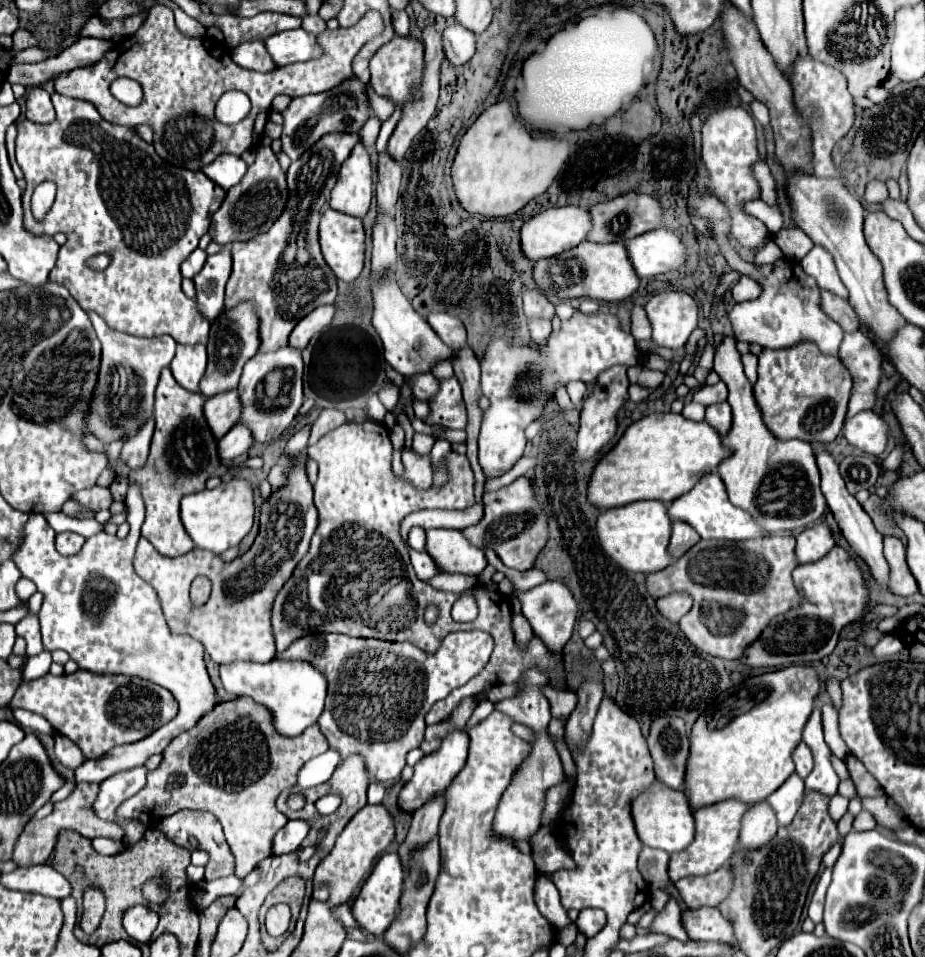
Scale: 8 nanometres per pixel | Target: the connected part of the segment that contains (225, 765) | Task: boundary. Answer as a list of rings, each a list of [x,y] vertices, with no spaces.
[[[250,696],[220,702],[212,712],[204,714],[194,728],[182,732],[168,744],[168,748],[162,752],[160,766],[148,772],[148,784],[118,808],[118,816],[138,818],[152,828],[152,818],[164,818],[184,808],[210,812],[220,820],[232,854],[248,856],[248,870],[254,870],[258,862],[272,856],[272,840],[276,832],[288,822],[288,818],[276,810],[276,798],[282,790],[288,790],[296,784],[296,774],[304,762],[324,754],[326,750],[328,740],[320,732],[318,724],[308,726],[300,736],[280,736],[272,724],[272,712],[256,704]]]

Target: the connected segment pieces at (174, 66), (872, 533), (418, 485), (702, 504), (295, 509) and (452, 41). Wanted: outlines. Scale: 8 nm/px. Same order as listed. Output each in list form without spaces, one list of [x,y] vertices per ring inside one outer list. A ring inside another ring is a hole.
[[[156,4],[152,6],[146,24],[134,36],[118,42],[112,52],[108,52],[98,64],[60,74],[54,80],[54,90],[92,102],[98,108],[100,116],[112,124],[128,128],[148,124],[154,132],[152,146],[156,148],[156,154],[162,156],[162,160],[176,164],[178,168],[202,170],[202,166],[212,164],[216,156],[242,156],[242,152],[260,144],[274,96],[286,94],[290,98],[296,98],[326,92],[338,86],[342,80],[350,78],[352,58],[368,40],[378,36],[382,30],[384,22],[380,12],[366,12],[350,28],[320,32],[320,58],[282,66],[272,72],[248,72],[230,60],[224,44],[212,38],[192,38],[182,34],[174,22],[174,12],[162,4]],[[118,76],[128,76],[140,82],[144,90],[144,100],[140,106],[130,108],[110,94],[108,86]],[[226,90],[246,92],[252,100],[250,116],[234,126],[220,124],[214,116],[216,100]]]
[[[816,444],[814,446],[814,452],[816,452],[816,462],[818,462],[818,468],[820,468],[820,474],[822,474],[822,494],[844,534],[844,538],[848,540],[850,548],[866,562],[866,566],[870,568],[870,574],[872,578],[880,584],[882,590],[888,590],[888,576],[890,576],[890,568],[888,568],[888,562],[884,560],[884,552],[882,552],[882,536],[876,532],[870,516],[862,510],[862,506],[858,504],[858,500],[846,492],[844,488],[844,478],[840,476],[840,470],[838,470],[838,462],[834,460],[834,456],[826,450],[826,446],[820,446]]]
[[[412,450],[402,452],[404,472],[398,476],[400,480],[412,484],[416,490],[428,490],[432,486],[432,468],[428,456],[416,456]]]
[[[718,474],[702,476],[696,488],[692,488],[688,494],[680,496],[668,506],[668,514],[672,520],[688,522],[704,540],[750,540],[770,536],[770,532],[766,528],[760,528],[760,524],[756,524],[756,520],[752,520],[748,512],[732,506],[726,494],[726,486]]]
[[[294,454],[286,458],[288,466],[288,480],[284,486],[272,490],[270,498],[262,502],[260,506],[260,532],[252,544],[252,548],[238,556],[232,562],[222,562],[216,554],[204,552],[204,550],[192,550],[178,558],[166,558],[158,554],[158,550],[146,540],[140,538],[134,554],[134,572],[146,580],[154,590],[158,592],[166,622],[170,626],[172,634],[184,634],[200,640],[204,644],[204,652],[216,662],[216,664],[230,664],[236,660],[248,660],[248,662],[270,662],[274,656],[274,636],[270,632],[270,610],[272,602],[278,594],[278,590],[284,586],[284,582],[290,578],[296,564],[302,560],[302,556],[308,552],[310,538],[318,526],[318,512],[312,502],[312,484],[306,474],[306,456]],[[196,576],[208,576],[212,582],[212,594],[210,600],[200,606],[200,614],[192,612],[188,590]]]
[[[456,22],[446,26],[442,34],[442,42],[444,42],[446,58],[456,66],[466,64],[476,52],[476,34],[468,32],[468,28]]]

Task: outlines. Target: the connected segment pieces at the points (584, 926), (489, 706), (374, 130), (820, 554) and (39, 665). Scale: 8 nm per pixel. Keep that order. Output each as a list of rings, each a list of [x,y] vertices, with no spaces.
[[[596,908],[582,910],[580,916],[578,916],[578,920],[576,920],[578,930],[580,930],[586,938],[596,936],[596,934],[604,928],[604,924],[606,924],[606,916],[604,916],[604,912],[600,912],[600,910],[596,910]]]
[[[482,700],[482,702],[474,708],[474,714],[470,716],[470,720],[468,720],[468,728],[474,726],[474,724],[478,724],[480,720],[484,720],[484,716],[488,716],[492,710],[494,710],[494,704],[492,704],[490,700]]]
[[[372,116],[364,128],[360,130],[360,142],[366,146],[366,148],[372,148],[376,144],[376,138],[378,138],[378,130],[380,130],[380,120],[376,116]]]
[[[826,524],[812,526],[796,538],[796,560],[798,564],[816,562],[824,558],[832,548],[834,548],[834,538],[830,528]]]
[[[40,652],[38,656],[34,658],[28,658],[26,664],[24,664],[24,678],[22,682],[26,680],[32,680],[32,678],[38,678],[38,676],[44,676],[48,674],[48,668],[52,664],[52,658],[50,658],[50,652]]]

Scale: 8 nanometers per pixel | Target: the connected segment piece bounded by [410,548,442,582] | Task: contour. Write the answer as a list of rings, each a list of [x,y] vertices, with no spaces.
[[[410,548],[410,558],[412,558],[412,566],[422,582],[428,582],[430,578],[442,574],[442,570],[438,568],[438,564],[434,562],[434,558],[428,552],[416,552]]]

